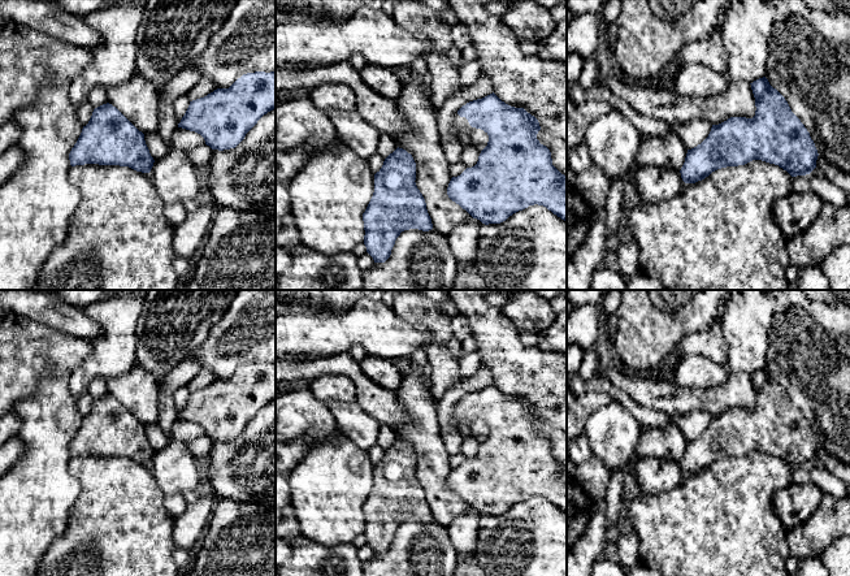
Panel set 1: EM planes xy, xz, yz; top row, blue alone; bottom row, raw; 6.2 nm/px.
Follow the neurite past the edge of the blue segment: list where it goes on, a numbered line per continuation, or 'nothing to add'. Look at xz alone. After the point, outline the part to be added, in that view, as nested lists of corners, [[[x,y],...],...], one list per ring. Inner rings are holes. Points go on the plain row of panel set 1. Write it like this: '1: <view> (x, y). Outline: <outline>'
1: xz (462, 418). Outline: [[[457,404],[454,407],[454,420],[459,429],[470,428],[476,419],[472,419],[465,408],[460,408]]]

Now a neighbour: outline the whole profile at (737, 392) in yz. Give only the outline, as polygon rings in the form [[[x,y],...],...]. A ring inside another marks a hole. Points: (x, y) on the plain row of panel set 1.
[[[619,363],[597,373],[626,393],[642,407],[682,416],[694,410],[719,416],[730,408],[753,410],[755,389],[746,372],[729,373],[728,380],[710,389],[681,387],[673,381],[656,381],[643,374],[628,374]]]

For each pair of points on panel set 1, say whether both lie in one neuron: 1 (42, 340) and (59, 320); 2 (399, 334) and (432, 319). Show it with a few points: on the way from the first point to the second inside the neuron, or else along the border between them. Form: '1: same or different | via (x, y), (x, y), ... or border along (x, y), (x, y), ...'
1: different | border along (22, 316), (79, 338)
2: different | border along (394, 308), (426, 329), (430, 340), (424, 347)

